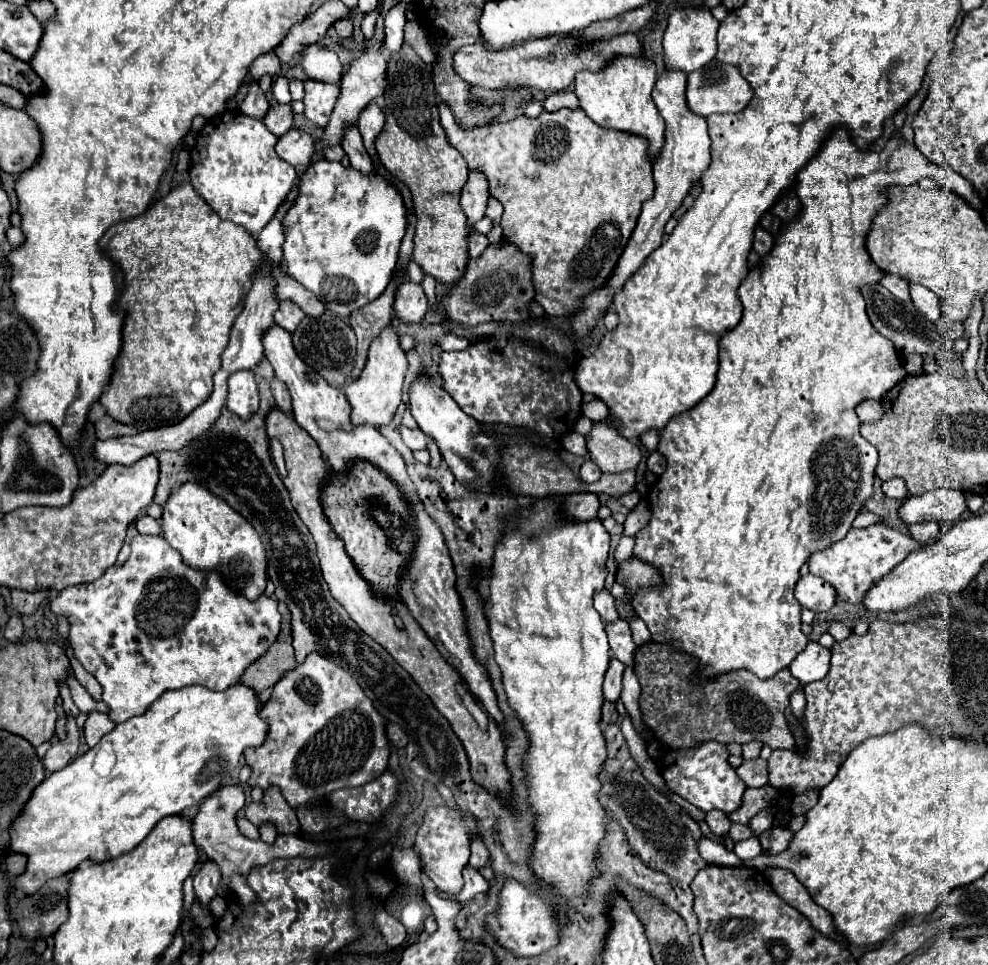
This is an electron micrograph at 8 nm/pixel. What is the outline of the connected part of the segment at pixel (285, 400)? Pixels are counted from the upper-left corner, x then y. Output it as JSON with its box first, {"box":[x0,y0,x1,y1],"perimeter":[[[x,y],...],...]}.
{"box":[271,377,291,413],"perimeter":[[[277,377],[271,381],[271,393],[273,393],[277,405],[279,405],[285,413],[289,413],[289,411],[291,411],[291,397],[289,397],[289,391],[287,391],[287,387],[283,385],[283,381],[279,381]]]}

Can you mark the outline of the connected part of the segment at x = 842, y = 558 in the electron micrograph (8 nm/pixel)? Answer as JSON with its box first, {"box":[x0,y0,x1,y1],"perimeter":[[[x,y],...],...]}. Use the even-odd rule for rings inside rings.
{"box":[809,525,923,603],"perimeter":[[[873,525],[867,529],[849,529],[845,539],[833,543],[827,549],[821,549],[811,555],[809,571],[827,583],[831,583],[841,601],[859,603],[859,597],[867,593],[869,585],[873,585],[879,577],[885,577],[895,565],[899,565],[909,553],[923,549],[923,545],[911,539],[905,533],[899,533],[887,525]]]}

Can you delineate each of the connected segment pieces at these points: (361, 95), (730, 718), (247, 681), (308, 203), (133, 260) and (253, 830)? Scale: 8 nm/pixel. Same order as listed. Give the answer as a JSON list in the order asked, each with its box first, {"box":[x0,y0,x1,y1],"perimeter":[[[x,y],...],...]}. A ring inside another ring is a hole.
[{"box":[315,53,387,155],"perimeter":[[[363,53],[357,61],[351,63],[349,71],[343,75],[343,81],[341,81],[341,95],[337,99],[337,105],[333,109],[333,115],[331,115],[331,121],[327,123],[325,127],[325,133],[323,137],[315,143],[317,147],[317,155],[321,155],[321,147],[323,145],[335,145],[335,143],[341,143],[341,129],[343,125],[347,123],[357,123],[357,117],[361,113],[361,109],[373,101],[375,97],[383,95],[383,89],[385,89],[385,69],[387,67],[387,59],[385,55],[381,53]]]},{"box":[635,641,801,749],"perimeter":[[[647,641],[635,651],[635,673],[641,683],[639,707],[643,721],[655,739],[673,749],[691,747],[709,739],[725,745],[761,741],[771,749],[797,749],[795,737],[785,723],[785,709],[789,707],[791,693],[801,683],[791,675],[789,667],[771,679],[759,679],[747,669],[705,679],[699,671],[699,659],[693,655],[669,643]]]},{"box":[241,601,297,693],"perimeter":[[[279,601],[279,613],[283,615],[283,619],[277,641],[263,657],[259,657],[259,661],[251,663],[251,667],[247,667],[247,673],[243,673],[241,677],[243,685],[249,685],[259,693],[267,687],[273,687],[287,671],[295,669],[297,665],[291,645],[291,613],[283,601]]]},{"box":[283,159,407,317],"perimeter":[[[313,159],[301,173],[297,199],[283,217],[287,275],[315,293],[331,313],[349,317],[389,287],[407,223],[401,193],[383,177],[343,167],[339,161]]]},{"box":[99,183,267,431],"perimeter":[[[189,183],[173,189],[143,215],[111,225],[99,245],[125,273],[125,289],[117,307],[127,311],[123,353],[101,405],[115,421],[139,431],[175,425],[209,399],[213,373],[221,367],[221,353],[227,347],[233,321],[243,311],[243,299],[253,287],[255,269],[263,269],[267,257],[251,233],[211,213],[211,207]]]},{"box":[237,817,259,839],"perimeter":[[[237,817],[237,825],[239,825],[239,831],[241,831],[245,837],[249,837],[249,839],[259,839],[259,831],[257,831],[257,827],[251,825],[247,819]]]}]

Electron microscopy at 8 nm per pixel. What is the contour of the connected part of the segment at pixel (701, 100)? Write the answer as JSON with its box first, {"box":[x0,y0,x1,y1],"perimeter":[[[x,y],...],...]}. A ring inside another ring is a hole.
{"box":[687,61,751,117],"perimeter":[[[711,61],[703,69],[687,75],[687,107],[695,115],[709,117],[711,113],[739,113],[749,105],[751,97],[751,87],[743,81],[739,69],[733,65],[719,65],[717,61]]]}

